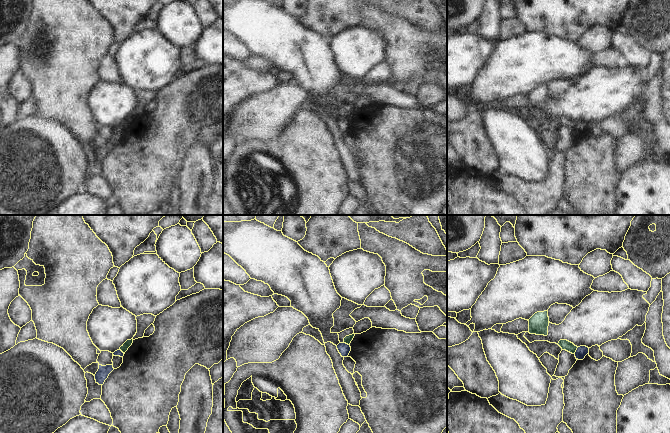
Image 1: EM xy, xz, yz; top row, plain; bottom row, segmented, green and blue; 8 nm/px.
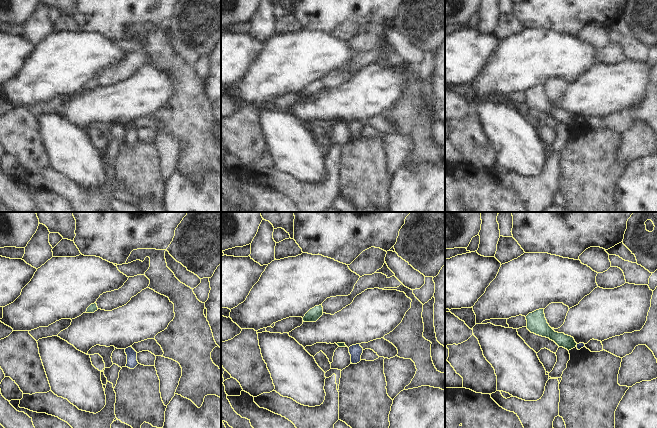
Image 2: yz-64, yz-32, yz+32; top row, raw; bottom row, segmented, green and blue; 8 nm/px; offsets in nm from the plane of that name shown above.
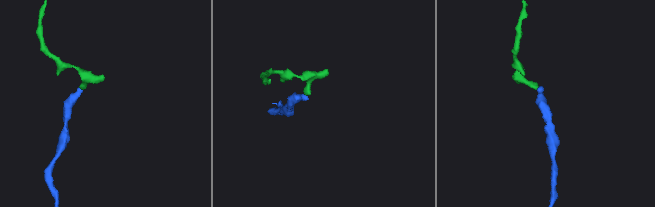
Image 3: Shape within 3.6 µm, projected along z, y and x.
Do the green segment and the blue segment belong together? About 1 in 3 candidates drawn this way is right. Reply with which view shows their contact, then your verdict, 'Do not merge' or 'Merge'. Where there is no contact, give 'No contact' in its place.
Touches green in xz. Do not merge

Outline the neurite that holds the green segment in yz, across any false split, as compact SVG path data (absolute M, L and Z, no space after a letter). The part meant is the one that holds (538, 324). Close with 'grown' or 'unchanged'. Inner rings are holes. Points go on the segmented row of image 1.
M548 311L537 312L529 320L529 333L536 335L548 335L549 317Z; unchanged

